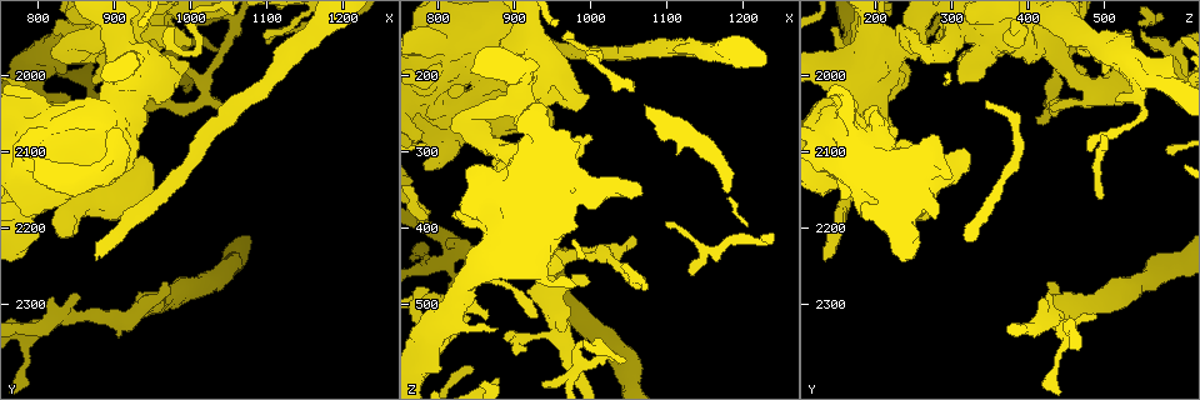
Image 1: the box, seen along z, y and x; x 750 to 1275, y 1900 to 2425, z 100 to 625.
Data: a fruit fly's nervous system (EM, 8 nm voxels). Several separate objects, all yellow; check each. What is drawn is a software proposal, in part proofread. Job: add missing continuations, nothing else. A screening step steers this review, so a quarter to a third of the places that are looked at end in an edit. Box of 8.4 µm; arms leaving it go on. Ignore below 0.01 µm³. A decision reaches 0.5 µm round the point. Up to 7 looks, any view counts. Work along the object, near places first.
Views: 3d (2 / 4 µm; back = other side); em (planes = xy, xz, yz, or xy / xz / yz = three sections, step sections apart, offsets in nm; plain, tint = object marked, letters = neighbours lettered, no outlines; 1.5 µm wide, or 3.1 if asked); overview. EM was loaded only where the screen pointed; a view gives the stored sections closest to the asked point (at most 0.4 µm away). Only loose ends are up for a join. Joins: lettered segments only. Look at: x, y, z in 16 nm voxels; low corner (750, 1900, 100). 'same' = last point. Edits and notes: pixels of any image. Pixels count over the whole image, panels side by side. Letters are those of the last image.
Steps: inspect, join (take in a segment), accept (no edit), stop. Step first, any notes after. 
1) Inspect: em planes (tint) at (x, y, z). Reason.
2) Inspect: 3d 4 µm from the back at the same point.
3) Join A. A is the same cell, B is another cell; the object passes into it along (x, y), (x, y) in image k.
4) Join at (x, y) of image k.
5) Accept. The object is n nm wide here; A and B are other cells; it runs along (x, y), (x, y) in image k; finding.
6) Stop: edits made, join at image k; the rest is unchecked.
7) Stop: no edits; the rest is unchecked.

Inspect: 3d 2 µm at (875, 2240, 135). An open end.

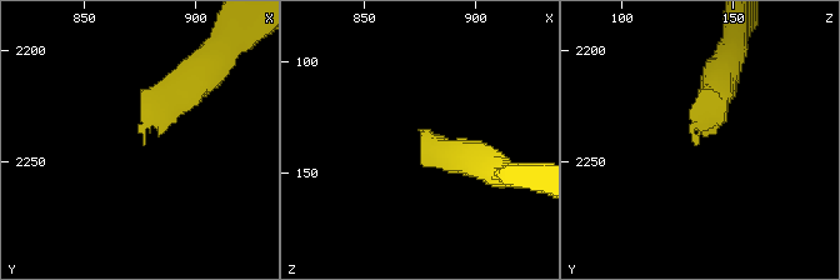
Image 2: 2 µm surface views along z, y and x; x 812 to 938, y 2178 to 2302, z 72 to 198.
Inspect: em planes (tint) at (878, 2241, 134). Need the tissue.

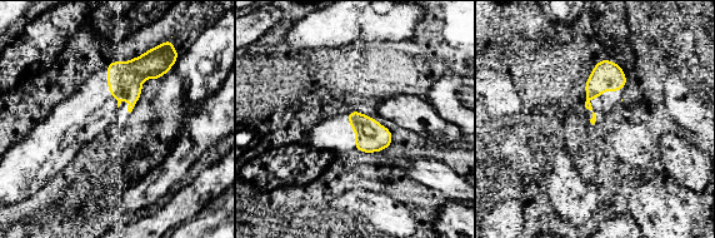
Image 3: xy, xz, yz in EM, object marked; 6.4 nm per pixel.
Inspect: em planes (letters) at the same point.

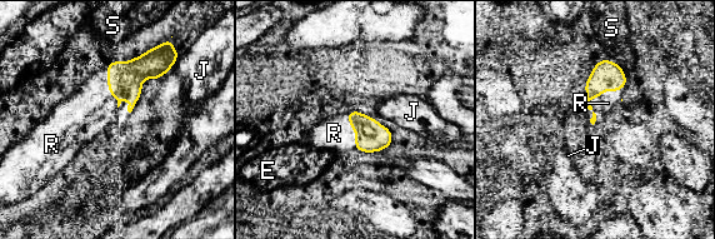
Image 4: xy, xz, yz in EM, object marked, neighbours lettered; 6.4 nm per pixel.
Join at (608, 103) of image 4. R is the same cell, E, J and S are other cells; it goes on there.

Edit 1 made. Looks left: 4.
Inspect: 3d 2 µm from the back at (815, 1945, 380). Stops while still wide.

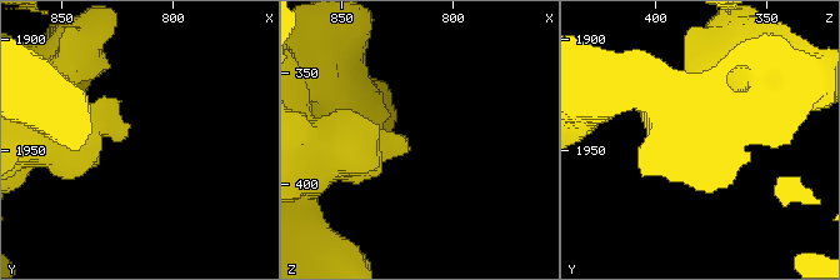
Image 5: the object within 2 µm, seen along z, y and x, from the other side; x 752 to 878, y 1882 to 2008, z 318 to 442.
Inspect: em xy step 4 (tint) at (821, 1943, 380).

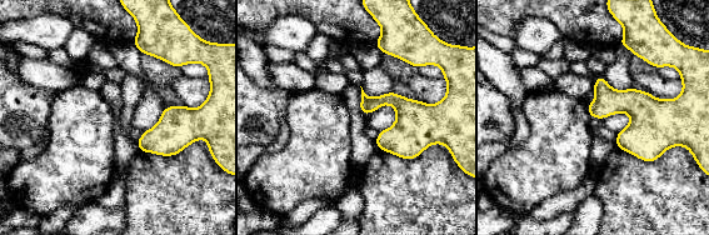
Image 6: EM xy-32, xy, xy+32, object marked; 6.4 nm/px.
Inspect: em planes (letters) at the same point.

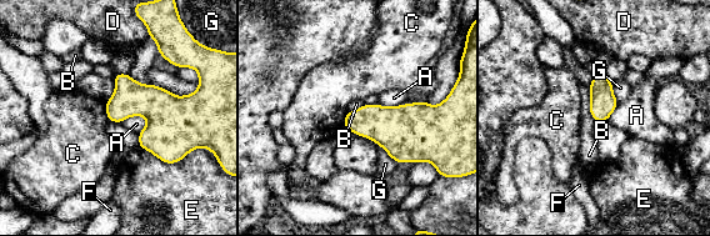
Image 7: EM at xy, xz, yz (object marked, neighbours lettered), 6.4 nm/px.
Accept. A, B, C, D, E, F and G are other cells; a border runs along (104, 103), (106, 118), (110, 121) in image 7; no lettered segment goes on from it.

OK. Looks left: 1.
Stop: edits made, join at image 4; the rest is unchecked.

